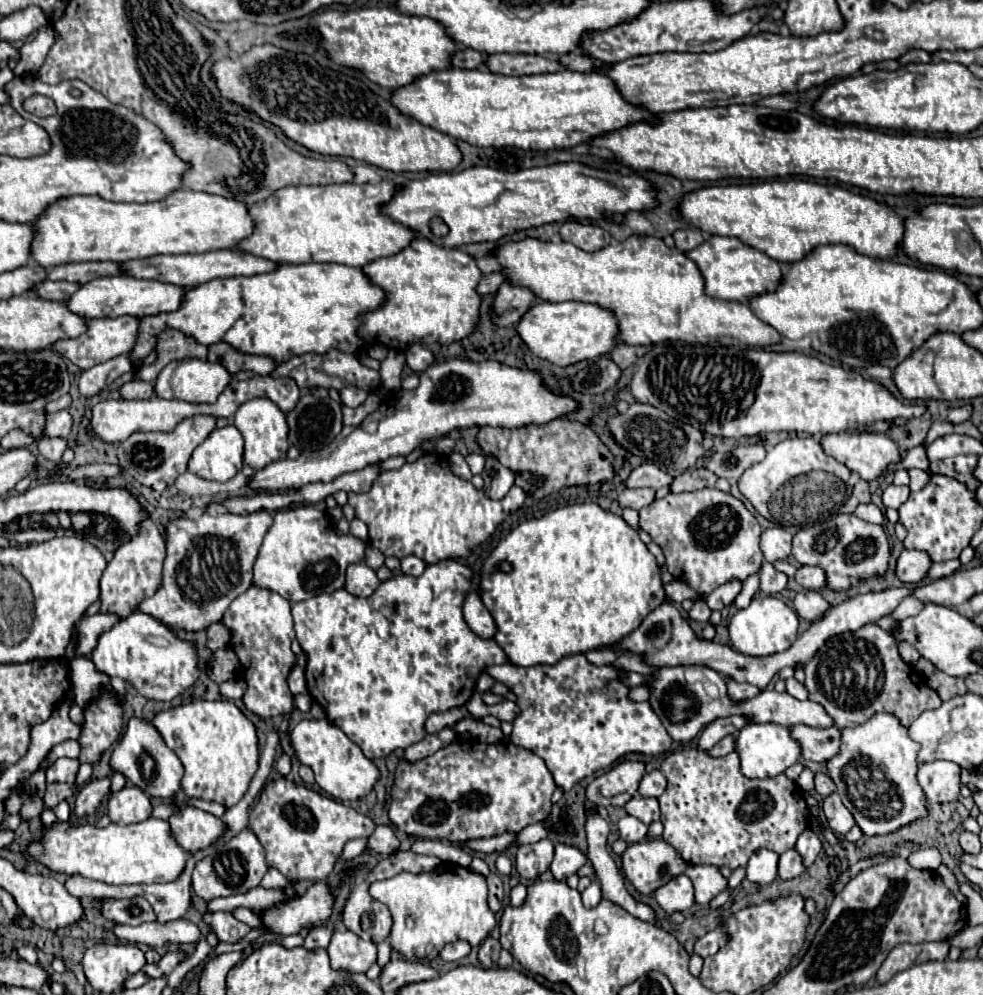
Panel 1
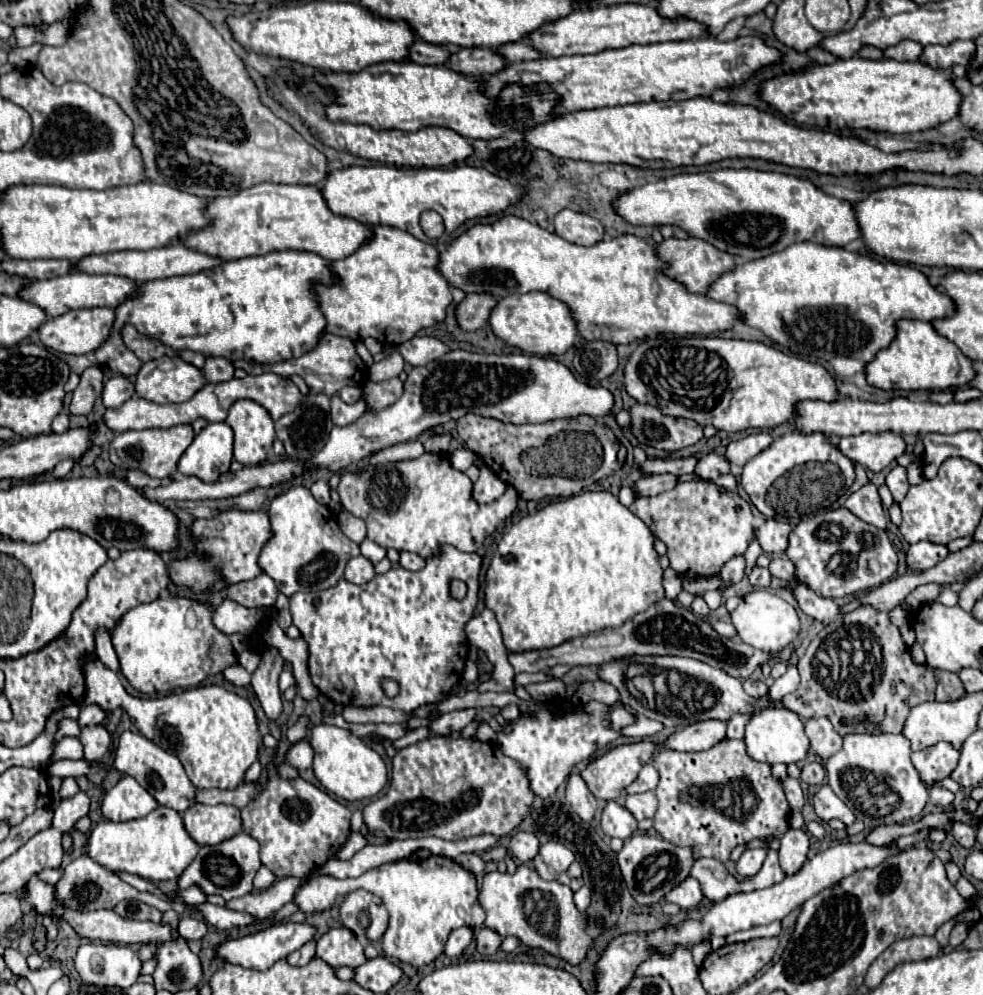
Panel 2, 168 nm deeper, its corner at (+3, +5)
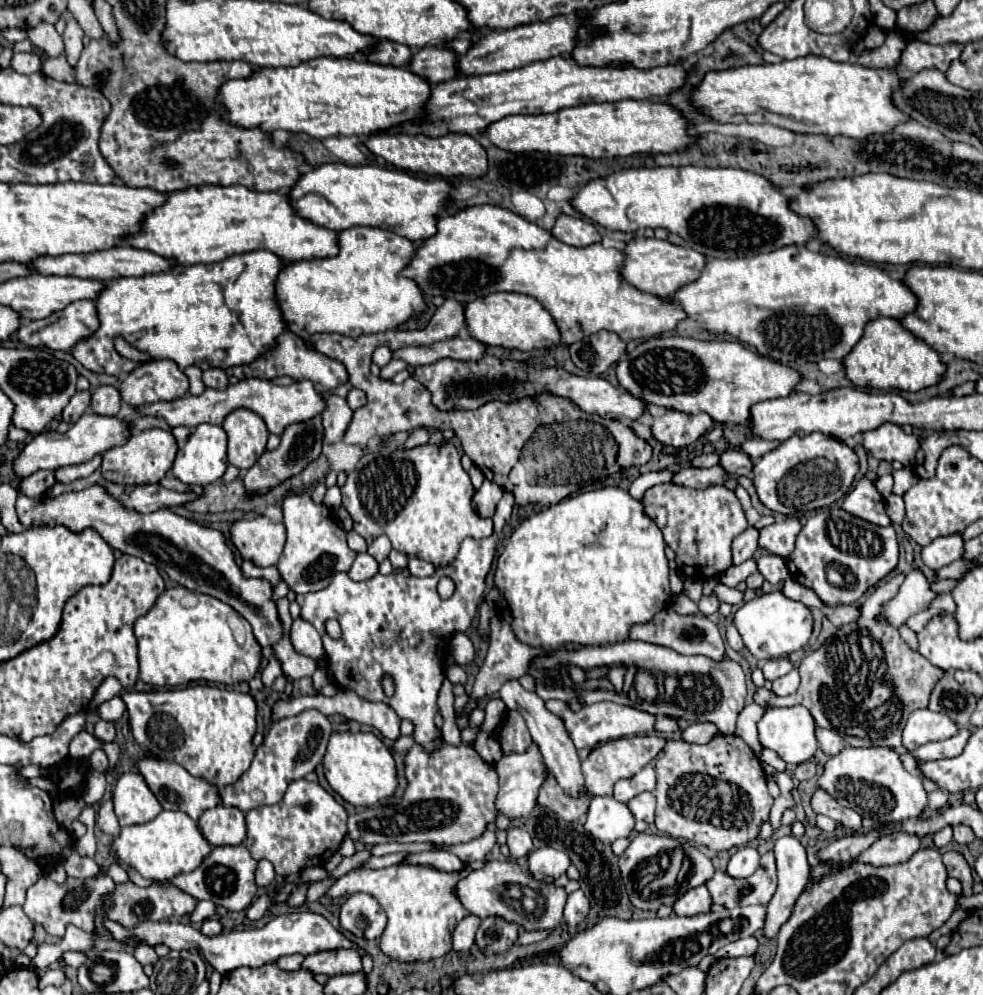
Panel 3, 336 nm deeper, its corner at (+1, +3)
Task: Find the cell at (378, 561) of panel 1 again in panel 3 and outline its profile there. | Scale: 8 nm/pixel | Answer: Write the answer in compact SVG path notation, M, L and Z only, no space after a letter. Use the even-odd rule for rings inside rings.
M385 535L377 537L377 539L369 545L369 549L367 549L367 553L373 555L377 563L381 563L381 561L389 555L389 551L391 551L391 543L389 543L389 539L387 539Z

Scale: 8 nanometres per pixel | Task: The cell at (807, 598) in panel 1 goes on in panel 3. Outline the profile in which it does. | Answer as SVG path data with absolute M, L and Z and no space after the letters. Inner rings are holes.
M823 605L821 607L821 613L835 625L845 625L845 623L853 623L855 619L859 619L859 607L855 605L837 605L837 607L829 607L829 605Z

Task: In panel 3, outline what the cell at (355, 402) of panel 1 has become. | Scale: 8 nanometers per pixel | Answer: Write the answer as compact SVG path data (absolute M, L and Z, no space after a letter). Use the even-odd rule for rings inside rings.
M351 389L349 391L349 395L347 395L347 403L349 403L349 407L355 411L355 409L359 409L359 407L363 407L365 405L365 393L363 391L359 391L359 389Z

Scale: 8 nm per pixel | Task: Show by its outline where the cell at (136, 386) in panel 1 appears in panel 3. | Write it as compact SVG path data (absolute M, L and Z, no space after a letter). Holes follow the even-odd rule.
M101 385L93 391L93 397L91 397L91 409L97 413L97 415L117 415L119 409L121 409L121 393L117 387L107 387L107 385Z

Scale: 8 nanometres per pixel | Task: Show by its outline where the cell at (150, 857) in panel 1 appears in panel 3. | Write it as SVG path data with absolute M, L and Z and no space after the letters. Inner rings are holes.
M161 811L155 819L141 823L141 825L129 825L123 827L117 837L113 837L109 845L109 853L123 865L139 871L145 879L163 881L171 879L179 873L189 873L209 855L211 845L201 835L197 821L193 821L189 815L183 815L181 811Z

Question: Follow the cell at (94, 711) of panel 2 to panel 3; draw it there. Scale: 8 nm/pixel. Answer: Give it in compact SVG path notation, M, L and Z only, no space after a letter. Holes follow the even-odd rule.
M119 695L117 697L113 697L113 699L109 699L107 703L101 703L97 709L93 709L93 713L97 713L103 721L119 721L121 719L121 715L125 713L125 703L119 699Z

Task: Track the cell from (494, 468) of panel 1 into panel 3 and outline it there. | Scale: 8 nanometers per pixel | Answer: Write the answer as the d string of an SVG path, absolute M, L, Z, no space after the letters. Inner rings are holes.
M483 481L483 485L473 495L473 505L481 517L491 517L495 513L495 507L503 495L503 489L497 483Z

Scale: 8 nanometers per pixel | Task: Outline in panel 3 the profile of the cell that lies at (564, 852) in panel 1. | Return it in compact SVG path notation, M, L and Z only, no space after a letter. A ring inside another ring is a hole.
M541 847L529 853L529 871L539 881L553 881L567 871L571 859L567 853L557 851L553 847Z

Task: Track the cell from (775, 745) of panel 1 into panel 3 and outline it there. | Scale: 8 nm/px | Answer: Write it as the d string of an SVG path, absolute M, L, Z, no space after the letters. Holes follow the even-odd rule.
M803 705L795 707L771 707L763 719L757 723L759 727L759 743L765 749L775 751L785 763L805 763L809 761L817 751L817 739L815 739L815 721L811 713Z

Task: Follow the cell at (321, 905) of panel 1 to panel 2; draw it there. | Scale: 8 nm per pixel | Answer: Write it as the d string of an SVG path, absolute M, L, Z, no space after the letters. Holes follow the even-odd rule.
M431 855L429 859L401 859L395 863L385 863L371 869L355 879L335 879L335 877L315 877L301 887L295 895L295 903L301 911L313 913L335 905L343 895L365 889L377 895L385 909L389 911L389 927L381 939L385 957L399 959L401 963L421 967L433 963L445 947L445 941L453 929L463 925L479 929L485 923L485 911L477 901L477 883L471 871L457 865L453 859Z

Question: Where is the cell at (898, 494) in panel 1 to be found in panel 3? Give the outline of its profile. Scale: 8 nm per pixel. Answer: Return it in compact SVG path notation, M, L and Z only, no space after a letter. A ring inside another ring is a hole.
M903 467L899 471L893 471L893 479L895 479L895 485L893 485L895 495L903 495L909 487L913 487L919 481L913 467Z

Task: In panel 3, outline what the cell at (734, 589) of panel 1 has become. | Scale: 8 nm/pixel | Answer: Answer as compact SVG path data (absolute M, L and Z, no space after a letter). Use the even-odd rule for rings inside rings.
M749 527L747 531L743 531L743 535L735 537L733 565L741 565L743 561L753 559L753 553L757 551L757 539L759 539L759 531L755 527Z

